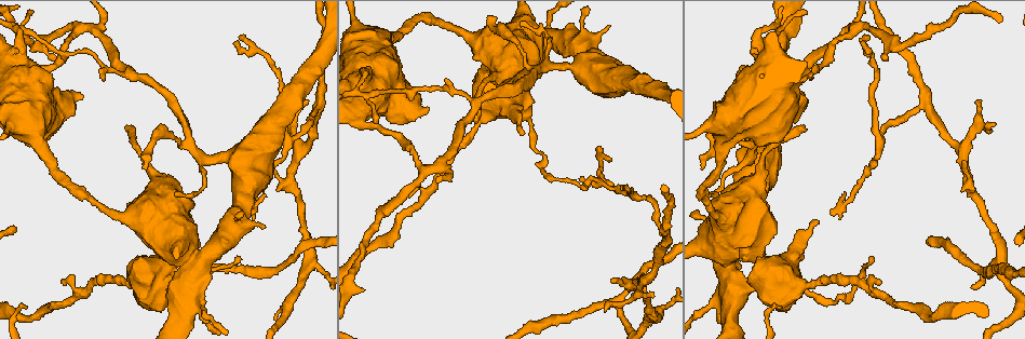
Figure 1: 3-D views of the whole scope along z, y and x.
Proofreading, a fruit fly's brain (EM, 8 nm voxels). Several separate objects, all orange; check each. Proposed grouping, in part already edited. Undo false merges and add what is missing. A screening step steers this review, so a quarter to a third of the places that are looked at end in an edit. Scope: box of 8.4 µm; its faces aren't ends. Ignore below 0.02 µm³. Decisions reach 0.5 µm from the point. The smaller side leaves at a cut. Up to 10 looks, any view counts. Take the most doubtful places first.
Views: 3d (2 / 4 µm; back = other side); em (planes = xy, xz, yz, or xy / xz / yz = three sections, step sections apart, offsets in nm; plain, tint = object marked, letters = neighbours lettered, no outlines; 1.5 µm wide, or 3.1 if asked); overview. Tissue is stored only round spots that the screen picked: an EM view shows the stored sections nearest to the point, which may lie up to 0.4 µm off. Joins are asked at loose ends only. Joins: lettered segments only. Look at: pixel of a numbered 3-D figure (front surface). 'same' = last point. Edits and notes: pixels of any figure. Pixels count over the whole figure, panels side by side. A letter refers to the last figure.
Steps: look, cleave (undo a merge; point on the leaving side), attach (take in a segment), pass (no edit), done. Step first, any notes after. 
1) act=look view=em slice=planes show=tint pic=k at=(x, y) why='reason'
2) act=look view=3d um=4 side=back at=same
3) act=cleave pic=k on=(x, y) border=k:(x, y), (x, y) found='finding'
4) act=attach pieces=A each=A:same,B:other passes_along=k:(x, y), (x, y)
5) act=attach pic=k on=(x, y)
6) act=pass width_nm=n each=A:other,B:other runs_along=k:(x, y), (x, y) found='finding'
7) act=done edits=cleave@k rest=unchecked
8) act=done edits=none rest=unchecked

act=look view=3d um=4 pic=1 at=(421, 170) why='four arms meet'

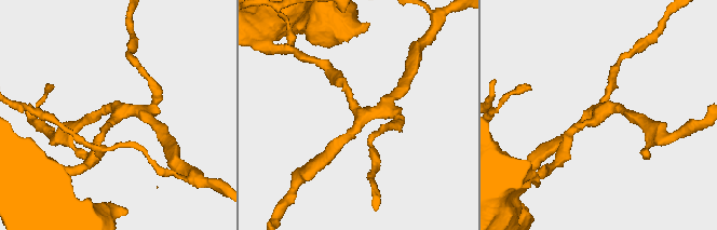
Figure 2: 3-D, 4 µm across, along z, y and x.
act=look view=em slice=planes show=tint pic=2 at=(119, 118) arms=4 why='shape alone is not enough'

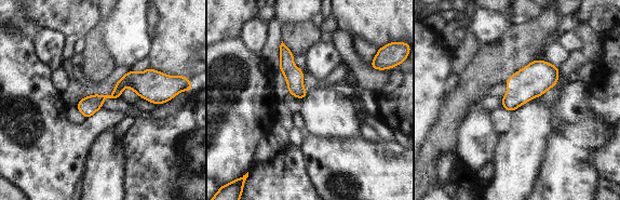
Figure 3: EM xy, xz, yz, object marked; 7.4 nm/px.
act=look view=em slice=planes show=letters at=same why='what lies round it'

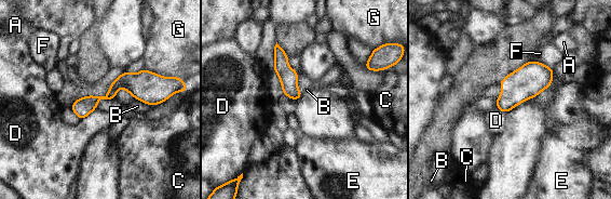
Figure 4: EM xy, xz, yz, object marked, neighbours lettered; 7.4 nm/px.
act=pass width_nm=110 longest_contact=B:190nm each=A:other,B:other,C:other,D:other,E:other,F:other,G:other found='all the same neuron'

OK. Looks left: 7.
act=look view=em slice=xy step=4 show=letters pic=1 at=(862, 41) why='an open end'

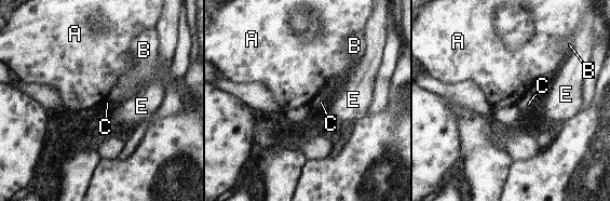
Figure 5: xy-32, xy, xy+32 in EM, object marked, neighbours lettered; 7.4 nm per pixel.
act=look view=em slice=planes show=letters at=same

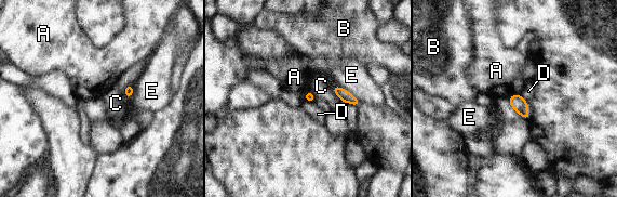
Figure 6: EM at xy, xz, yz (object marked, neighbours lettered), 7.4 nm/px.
act=pass longest_contact=E:240nm each=A:other,B:other,C:other,D:other,E:other border=6:(310, 91), (305, 94), (305, 100) found='no lettered segment goes on from it'

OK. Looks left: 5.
act=look view=em slice=yz step=4 show=letters pic=1 at=(993, 125) why='thin end'

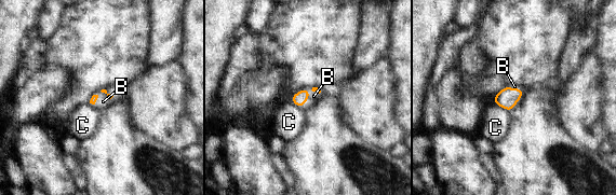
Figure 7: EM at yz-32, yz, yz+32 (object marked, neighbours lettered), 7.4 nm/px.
act=look view=em slice=planes show=letters at=same why='cut it another way'

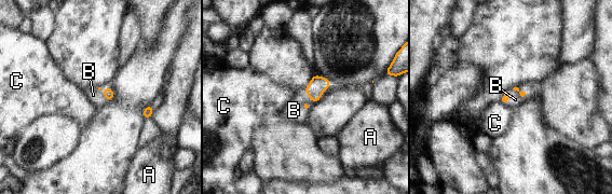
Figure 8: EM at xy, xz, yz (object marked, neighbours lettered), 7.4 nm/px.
act=attach pieces=B each=A:other,B:same,C:other passes_along=8:(108, 93), (104, 97), (93, 95) found='the neuron continues'

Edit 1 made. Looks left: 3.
act=look view=em slice=xz step=8 show=tint pic=1 at=(608, 27)

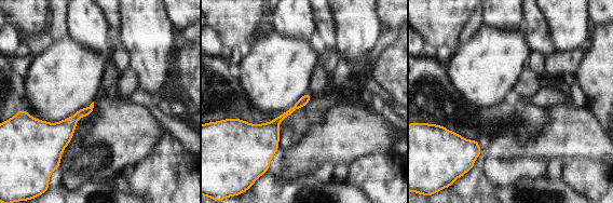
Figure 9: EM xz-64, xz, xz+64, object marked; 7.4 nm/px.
act=look view=em slice=planes show=letters at=same why='cut it another way'

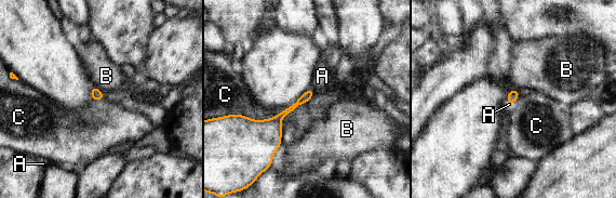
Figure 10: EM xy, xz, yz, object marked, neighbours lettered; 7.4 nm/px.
act=pass longest_contact=C:420nm each=A:other,B:other,C:other border=10:(288, 107), (265, 119), (233, 115) found='no lettered segment goes on from it'

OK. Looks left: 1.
act=done edits=attach@8 rest=unchecked

